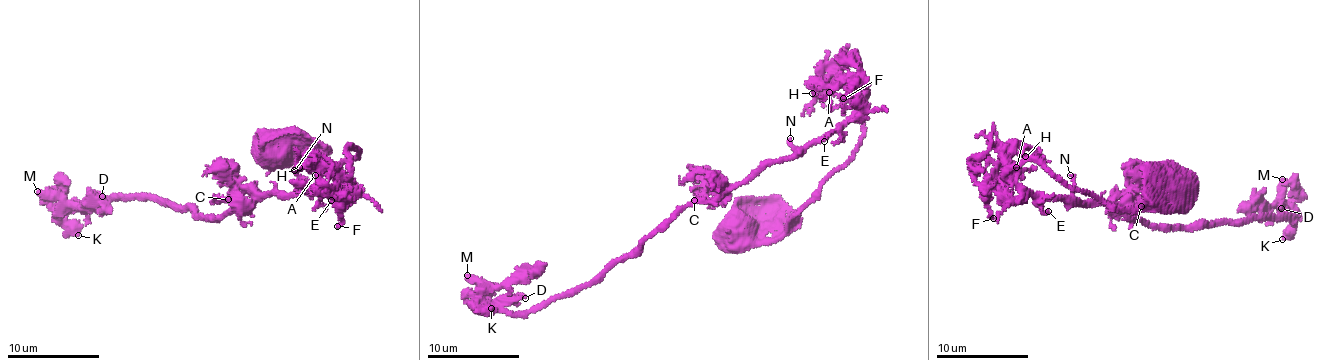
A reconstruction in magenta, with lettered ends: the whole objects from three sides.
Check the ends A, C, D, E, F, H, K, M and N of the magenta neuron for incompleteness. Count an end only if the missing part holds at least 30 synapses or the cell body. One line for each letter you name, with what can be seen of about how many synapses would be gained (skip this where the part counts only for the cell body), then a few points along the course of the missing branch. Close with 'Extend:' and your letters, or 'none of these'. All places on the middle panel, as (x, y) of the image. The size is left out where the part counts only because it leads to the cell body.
D: Roughly 130 synapses. Course of what is missing: (525, 298), (535, 296), (563, 262)
Extend: D

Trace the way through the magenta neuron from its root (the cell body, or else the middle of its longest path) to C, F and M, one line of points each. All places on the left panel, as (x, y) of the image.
C: (275, 154), (330, 171), (359, 157), (349, 148), (352, 177), (340, 184), (266, 195), (235, 188), (228, 199)
F: (275, 154), (319, 160), (330, 171), (359, 157), (357, 150), (345, 153), (351, 172), (335, 195), (337, 226)
M: (275, 154), (330, 171), (359, 157), (349, 148), (340, 184), (216, 218), (139, 196), (60, 208), (37, 191)

